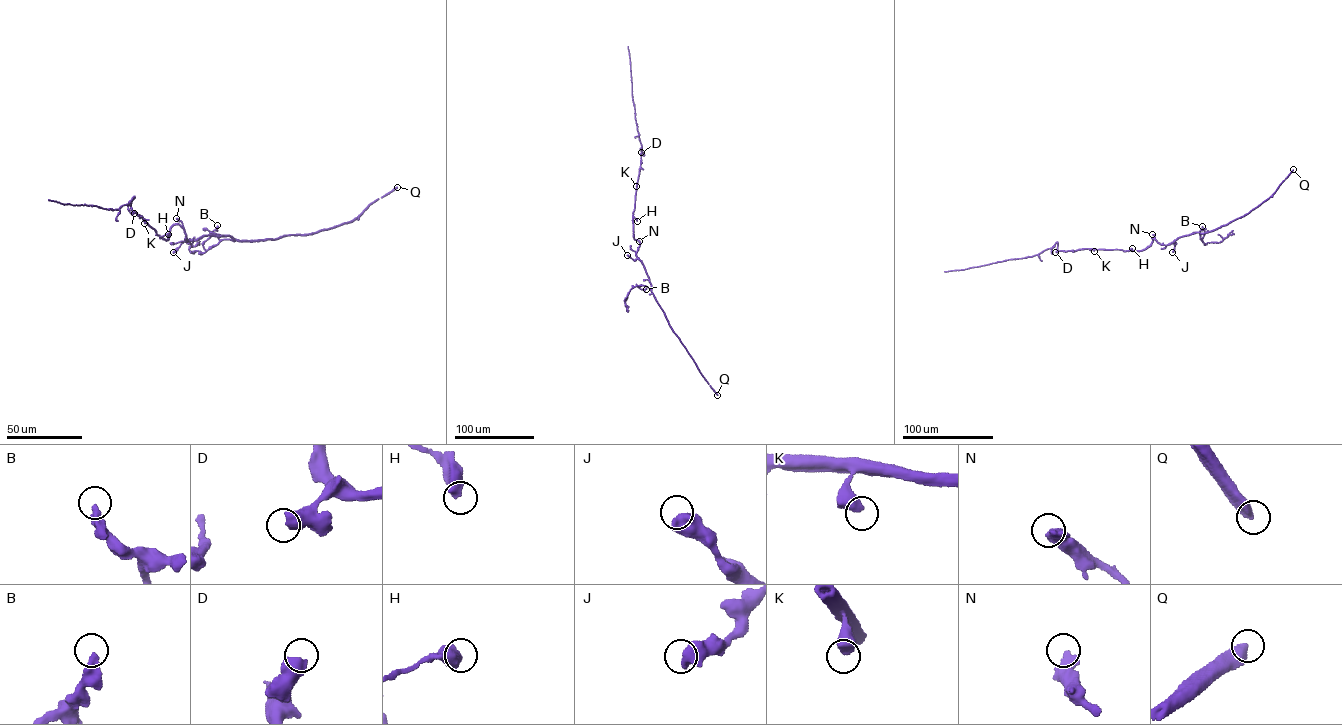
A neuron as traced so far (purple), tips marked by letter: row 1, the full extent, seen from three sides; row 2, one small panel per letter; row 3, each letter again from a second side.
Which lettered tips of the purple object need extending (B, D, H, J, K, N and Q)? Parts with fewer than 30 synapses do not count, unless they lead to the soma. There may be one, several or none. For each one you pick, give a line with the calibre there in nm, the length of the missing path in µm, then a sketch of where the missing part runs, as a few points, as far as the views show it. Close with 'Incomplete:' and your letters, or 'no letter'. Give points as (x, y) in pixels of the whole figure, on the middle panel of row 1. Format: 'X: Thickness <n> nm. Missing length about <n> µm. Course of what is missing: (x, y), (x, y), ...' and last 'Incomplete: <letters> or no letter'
Incomplete: no letter

